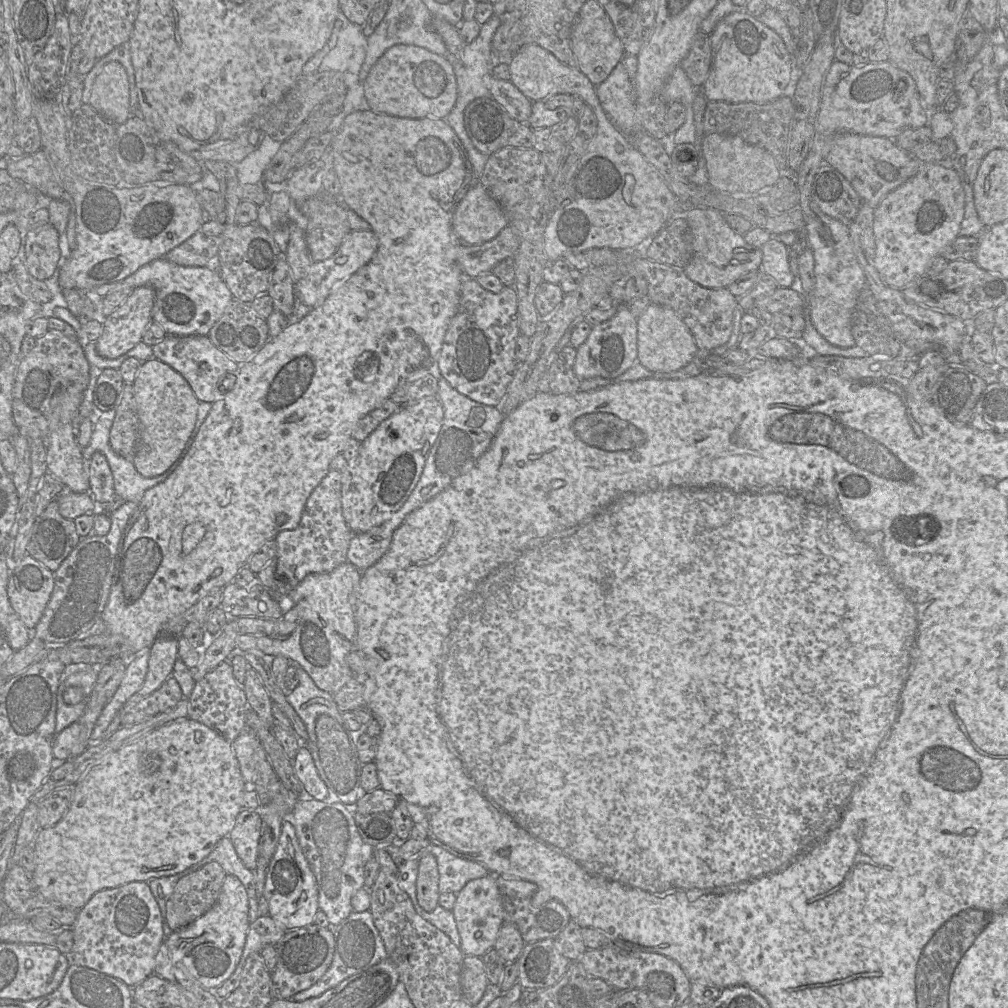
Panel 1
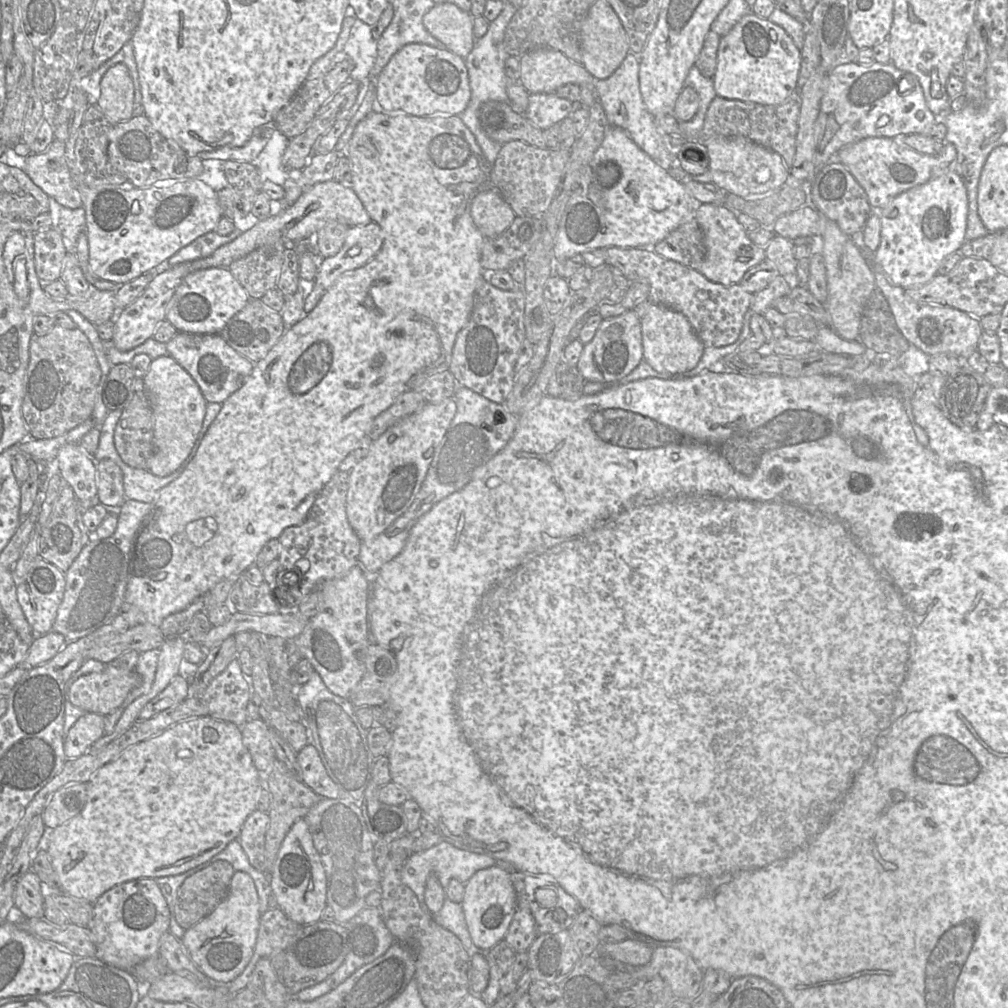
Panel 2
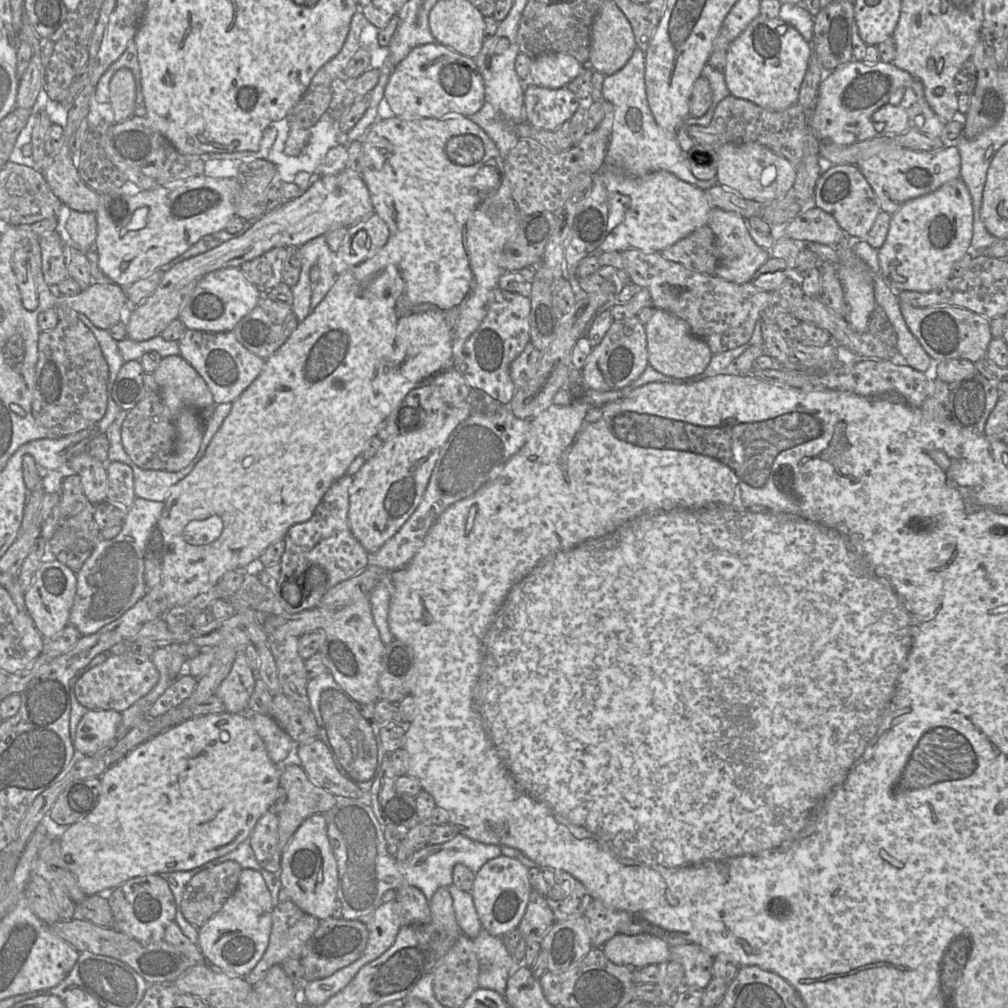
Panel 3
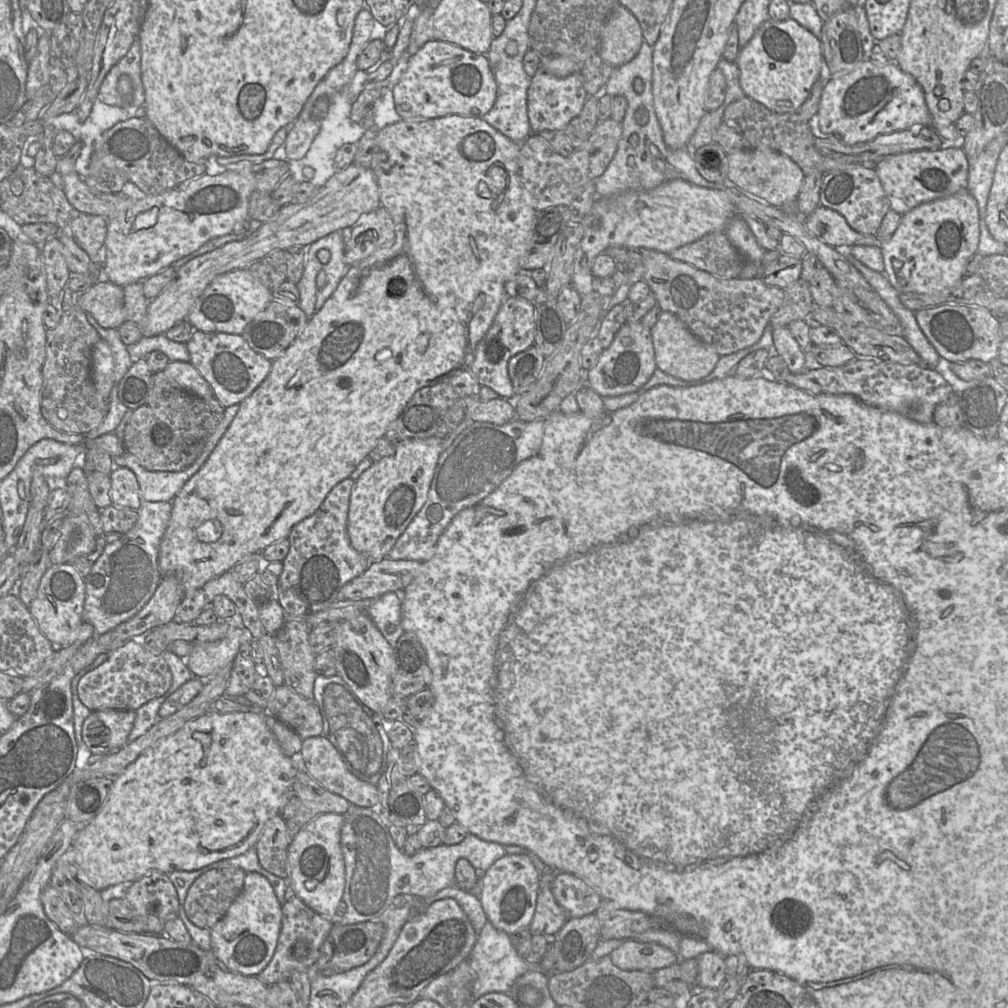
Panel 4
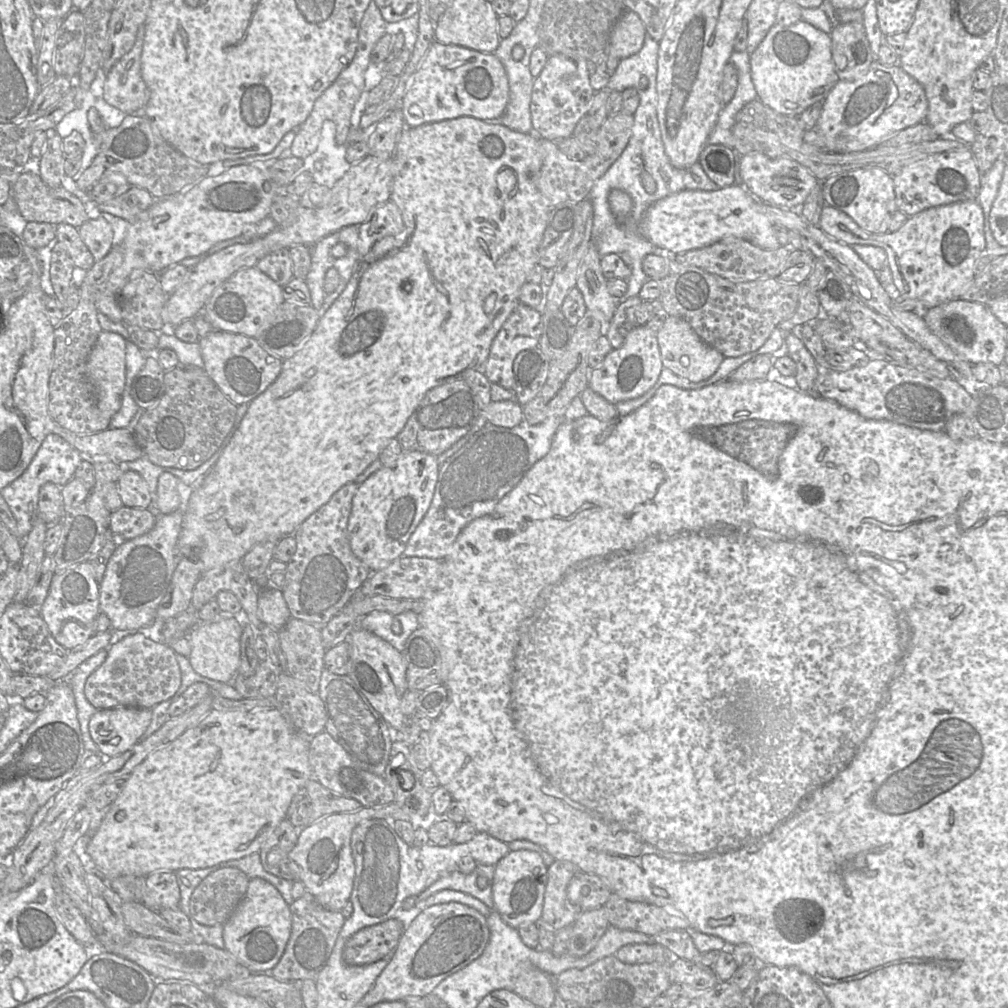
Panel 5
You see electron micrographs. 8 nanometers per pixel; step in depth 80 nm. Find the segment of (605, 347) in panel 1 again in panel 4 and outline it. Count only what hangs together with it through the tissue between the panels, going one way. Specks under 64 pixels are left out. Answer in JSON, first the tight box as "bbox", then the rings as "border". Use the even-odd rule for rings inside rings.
{"bbox":[586,321,657,397],"border":[[[641,321],[626,322],[594,367],[586,371],[586,384],[601,397],[633,393],[645,385],[657,369],[651,329]]]}

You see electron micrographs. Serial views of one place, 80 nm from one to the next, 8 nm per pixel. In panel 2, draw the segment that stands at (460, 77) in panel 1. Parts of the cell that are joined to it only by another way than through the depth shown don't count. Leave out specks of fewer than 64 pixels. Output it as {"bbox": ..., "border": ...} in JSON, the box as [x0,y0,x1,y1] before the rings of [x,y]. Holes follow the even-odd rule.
{"bbox":[458,2,516,165],"border":[[[505,2],[502,12],[495,20],[489,22],[489,27],[486,34],[480,39],[476,40],[472,51],[464,58],[464,62],[468,71],[471,99],[467,108],[458,116],[475,135],[476,141],[482,149],[482,152],[489,165],[493,165],[503,145],[487,137],[477,118],[477,111],[480,105],[487,101],[508,103],[508,78],[505,75],[504,66],[505,61],[510,56],[505,50],[504,37],[506,28],[516,11],[516,7],[514,7],[511,3]]]}

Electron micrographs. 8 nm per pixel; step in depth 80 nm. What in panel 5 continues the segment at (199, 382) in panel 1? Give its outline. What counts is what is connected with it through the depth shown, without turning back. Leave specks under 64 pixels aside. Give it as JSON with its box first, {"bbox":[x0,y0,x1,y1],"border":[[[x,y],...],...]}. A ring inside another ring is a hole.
{"bbox":[198,331,283,404],"border":[[[212,331],[198,341],[204,369],[213,382],[235,404],[249,404],[263,393],[281,373],[283,361],[268,354],[253,337]]]}

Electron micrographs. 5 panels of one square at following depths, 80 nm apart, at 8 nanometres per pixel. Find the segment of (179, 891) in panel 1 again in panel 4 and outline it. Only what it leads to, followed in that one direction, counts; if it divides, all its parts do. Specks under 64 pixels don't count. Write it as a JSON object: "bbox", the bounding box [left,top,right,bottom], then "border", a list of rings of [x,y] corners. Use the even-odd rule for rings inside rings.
{"bbox":[184,867,246,929],"border":[[[238,867],[209,870],[190,885],[184,901],[189,920],[211,929],[227,912],[244,886],[246,872]]]}

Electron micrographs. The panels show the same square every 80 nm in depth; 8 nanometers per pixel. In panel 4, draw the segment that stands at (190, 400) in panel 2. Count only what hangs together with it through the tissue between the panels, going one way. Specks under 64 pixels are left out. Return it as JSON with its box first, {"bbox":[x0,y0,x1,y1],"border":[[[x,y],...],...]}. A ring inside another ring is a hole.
{"bbox":[163,361,214,399],"border":[[[169,361],[163,372],[184,391],[203,399],[214,397],[210,384],[190,362]]]}

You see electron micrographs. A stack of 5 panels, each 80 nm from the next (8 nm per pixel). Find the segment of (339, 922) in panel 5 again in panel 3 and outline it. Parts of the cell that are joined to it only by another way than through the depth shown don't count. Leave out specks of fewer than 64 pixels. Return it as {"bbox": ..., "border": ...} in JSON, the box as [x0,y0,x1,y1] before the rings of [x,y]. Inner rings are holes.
{"bbox":[243,899,319,985],"border":[[[289,899],[278,903],[272,912],[272,927],[268,946],[256,966],[243,978],[250,985],[254,985],[266,976],[267,971],[273,965],[280,965],[284,960],[290,958],[299,959],[304,946],[319,926],[319,923],[318,918],[303,912]]]}

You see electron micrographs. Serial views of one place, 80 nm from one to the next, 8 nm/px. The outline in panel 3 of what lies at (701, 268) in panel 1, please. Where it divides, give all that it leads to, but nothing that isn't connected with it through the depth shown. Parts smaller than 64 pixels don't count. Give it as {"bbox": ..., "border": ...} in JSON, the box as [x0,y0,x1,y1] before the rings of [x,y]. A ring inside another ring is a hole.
{"bbox":[707,208,770,283],"border":[[[712,208],[707,226],[715,235],[719,254],[719,264],[714,275],[733,283],[749,282],[755,272],[770,258],[769,251],[753,241],[745,219],[740,215],[723,209]]]}

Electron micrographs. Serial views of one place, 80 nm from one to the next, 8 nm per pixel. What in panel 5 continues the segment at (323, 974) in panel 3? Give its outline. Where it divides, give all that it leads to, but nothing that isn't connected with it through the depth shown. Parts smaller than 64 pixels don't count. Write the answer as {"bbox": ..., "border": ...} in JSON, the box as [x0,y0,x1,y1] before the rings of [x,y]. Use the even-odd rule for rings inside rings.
{"bbox":[343,918,403,965],"border":[[[395,918],[364,927],[346,941],[343,960],[348,965],[376,962],[394,952],[403,932],[402,923]]]}

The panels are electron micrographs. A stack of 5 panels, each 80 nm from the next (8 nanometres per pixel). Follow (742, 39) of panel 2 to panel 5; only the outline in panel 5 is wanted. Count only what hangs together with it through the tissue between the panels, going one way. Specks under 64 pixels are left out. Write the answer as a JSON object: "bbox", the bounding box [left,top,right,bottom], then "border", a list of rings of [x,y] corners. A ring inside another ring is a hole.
{"bbox":[750,20,839,117],"border":[[[803,20],[788,26],[774,24],[758,47],[750,53],[750,69],[757,99],[775,112],[793,117],[798,117],[817,102],[822,103],[839,80],[832,60],[830,35]]]}

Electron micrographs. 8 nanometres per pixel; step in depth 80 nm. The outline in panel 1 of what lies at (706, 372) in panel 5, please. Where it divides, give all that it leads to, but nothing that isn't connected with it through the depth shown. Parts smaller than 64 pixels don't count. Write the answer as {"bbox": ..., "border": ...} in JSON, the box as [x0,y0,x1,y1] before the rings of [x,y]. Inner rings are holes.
{"bbox":[637,303,699,373],"border":[[[650,303],[637,318],[638,362],[653,372],[669,373],[688,365],[699,351],[686,324],[672,309]]]}

